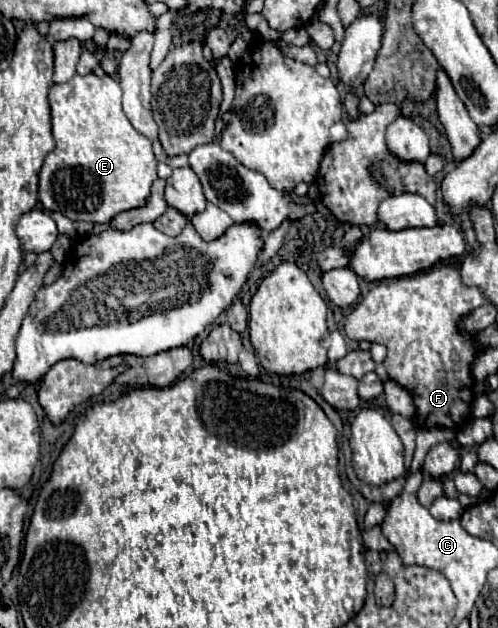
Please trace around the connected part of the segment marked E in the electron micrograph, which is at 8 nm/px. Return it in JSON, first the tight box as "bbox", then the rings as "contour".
{"bbox":[39,74,157,224],"contour":[[[75,74],[65,84],[55,84],[49,90],[51,106],[51,132],[55,138],[55,150],[47,154],[39,172],[41,204],[49,210],[57,210],[73,222],[97,222],[105,224],[113,216],[125,210],[141,208],[147,204],[149,188],[157,180],[157,160],[151,150],[151,140],[141,136],[127,120],[121,108],[121,86],[111,76],[79,76]]]}

